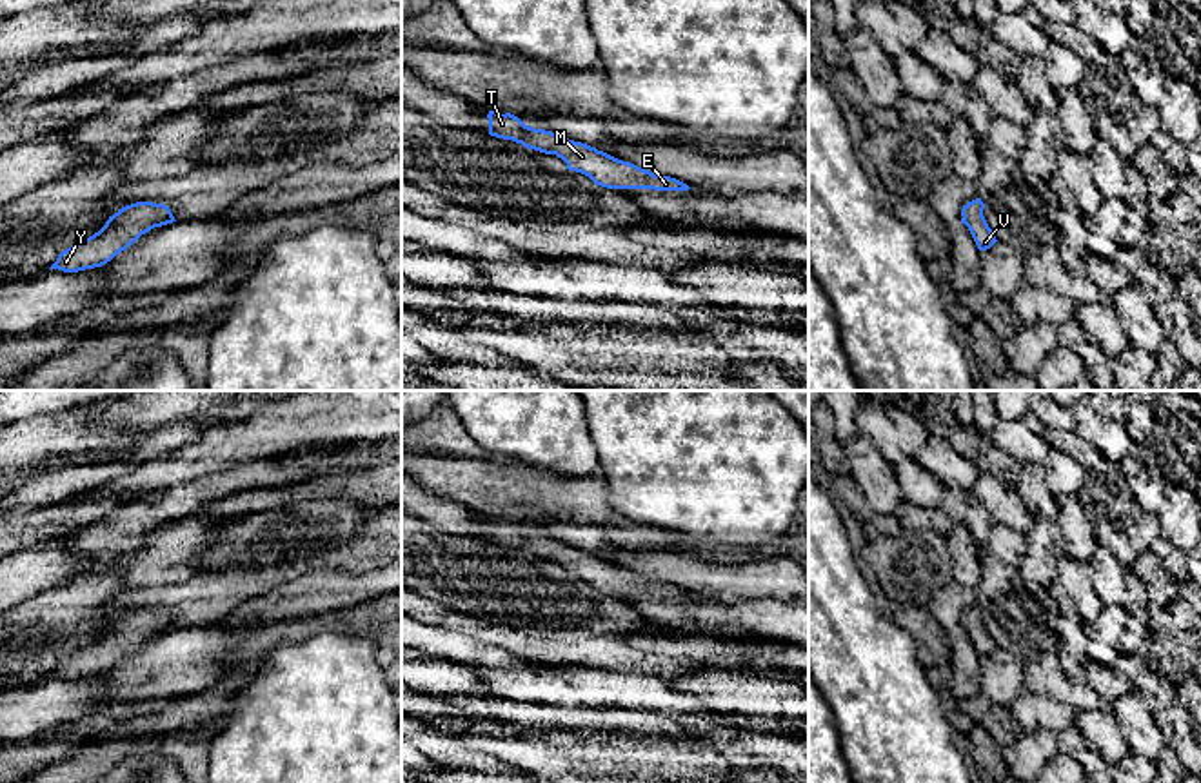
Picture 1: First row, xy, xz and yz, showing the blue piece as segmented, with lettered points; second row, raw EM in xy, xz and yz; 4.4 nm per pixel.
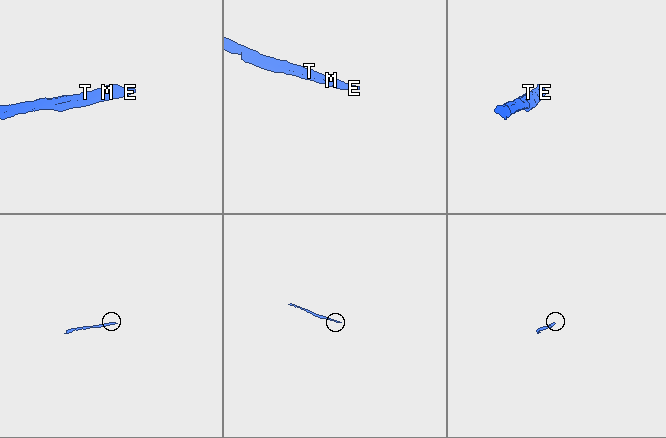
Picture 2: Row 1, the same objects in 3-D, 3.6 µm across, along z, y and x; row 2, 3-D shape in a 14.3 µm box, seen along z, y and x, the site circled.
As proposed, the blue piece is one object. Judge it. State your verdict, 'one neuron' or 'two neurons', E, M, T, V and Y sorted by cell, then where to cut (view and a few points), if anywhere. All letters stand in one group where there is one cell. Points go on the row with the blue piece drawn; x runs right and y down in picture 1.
one neuron; E M T V Y; no cut

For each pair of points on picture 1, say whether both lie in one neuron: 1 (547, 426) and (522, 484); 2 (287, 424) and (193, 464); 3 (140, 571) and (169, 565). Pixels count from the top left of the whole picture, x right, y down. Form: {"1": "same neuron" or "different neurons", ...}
{"1": "different neurons", "2": "same neuron", "3": "same neuron"}

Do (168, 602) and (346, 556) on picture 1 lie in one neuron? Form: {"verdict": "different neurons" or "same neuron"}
{"verdict": "same neuron"}

